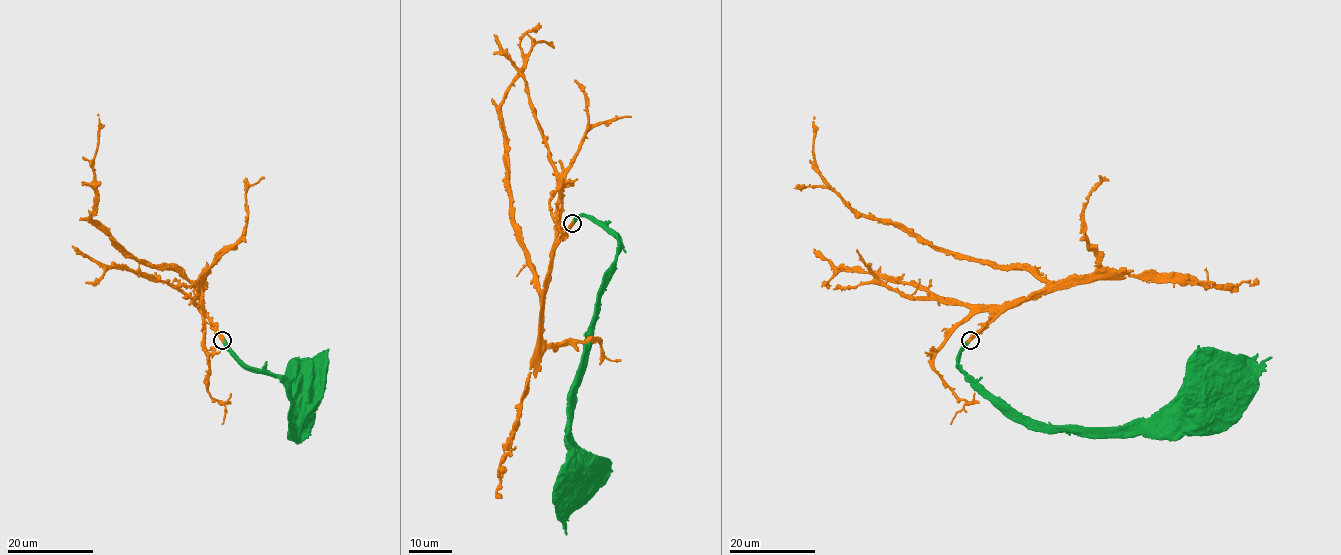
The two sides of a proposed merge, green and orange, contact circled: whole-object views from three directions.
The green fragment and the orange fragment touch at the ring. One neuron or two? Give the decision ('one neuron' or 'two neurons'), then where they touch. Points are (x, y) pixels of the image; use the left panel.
one neuron | (222, 340)

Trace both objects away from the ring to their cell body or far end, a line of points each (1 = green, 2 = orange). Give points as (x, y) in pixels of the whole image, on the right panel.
1: (970, 340), (961, 350), (958, 369), (1010, 407), (1048, 425), (1120, 427), (1172, 413), (1211, 374), (1213, 378)
2: (970, 340), (1001, 312), (1047, 286), (1025, 269), (960, 259), (890, 222), (861, 215), (819, 171), (815, 116)

